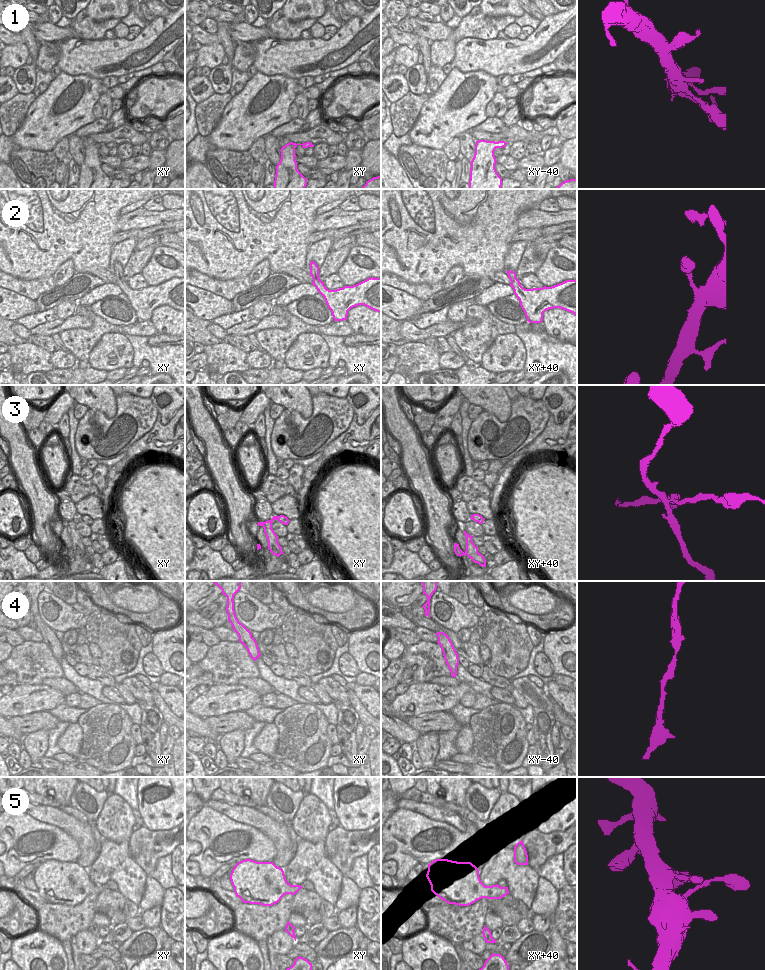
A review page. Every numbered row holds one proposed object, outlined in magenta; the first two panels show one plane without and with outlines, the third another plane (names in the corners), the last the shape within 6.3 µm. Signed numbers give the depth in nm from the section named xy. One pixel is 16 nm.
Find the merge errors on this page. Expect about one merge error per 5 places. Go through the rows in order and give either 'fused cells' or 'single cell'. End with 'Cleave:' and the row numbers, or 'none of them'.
1: single cell
2: single cell
3: fused cells
4: single cell
5: single cell
Cleave: 3

